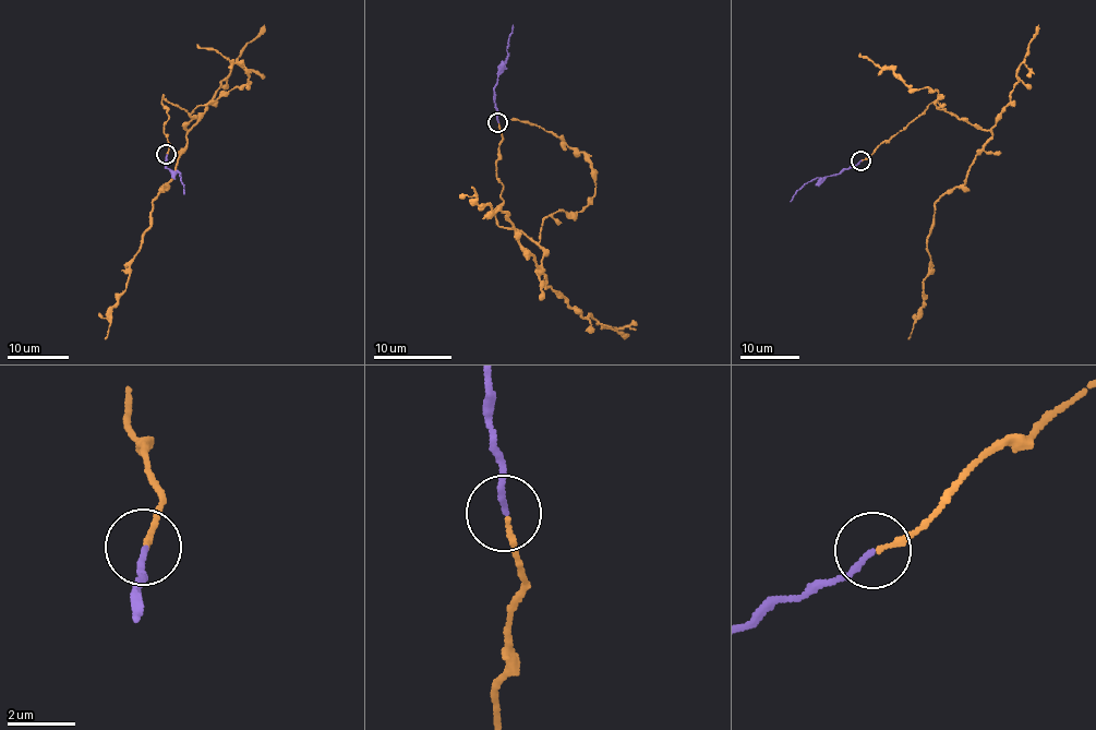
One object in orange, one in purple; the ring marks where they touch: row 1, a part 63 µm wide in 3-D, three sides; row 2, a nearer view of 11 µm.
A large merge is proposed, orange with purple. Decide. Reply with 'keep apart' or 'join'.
join

